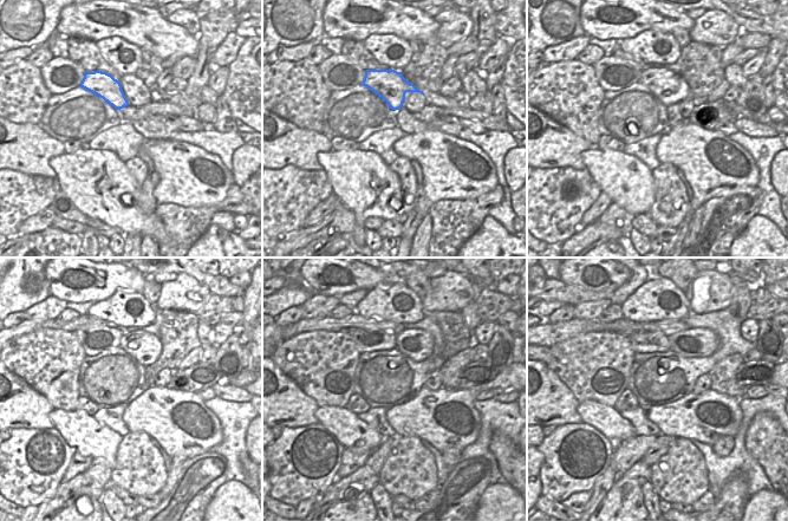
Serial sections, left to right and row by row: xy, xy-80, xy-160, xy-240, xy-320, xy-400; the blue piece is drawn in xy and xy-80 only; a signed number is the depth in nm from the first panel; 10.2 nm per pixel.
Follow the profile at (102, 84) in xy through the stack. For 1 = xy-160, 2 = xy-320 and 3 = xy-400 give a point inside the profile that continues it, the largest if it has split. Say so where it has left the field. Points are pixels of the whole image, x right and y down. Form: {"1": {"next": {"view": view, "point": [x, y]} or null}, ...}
{"1": {"next": {"view": "xy-160", "point": [669, 88]}}, "2": {"next": {"view": "xy-320", "point": [416, 344]}}, "3": {"next": {"view": "xy-400", "point": [701, 343]}}}

